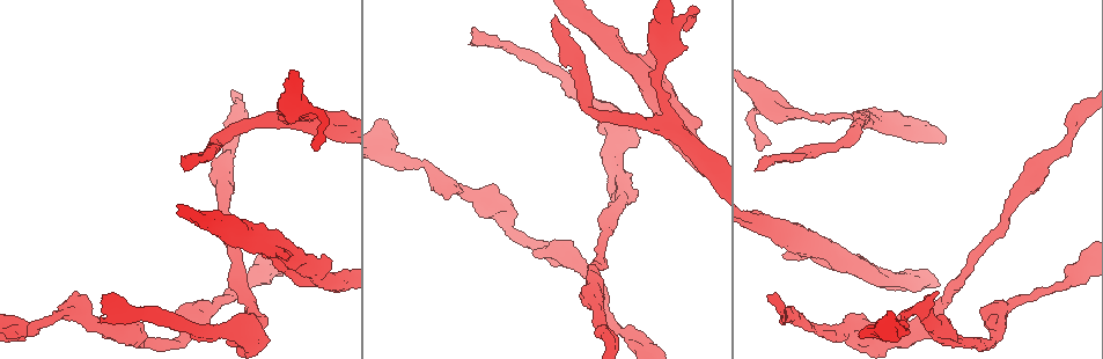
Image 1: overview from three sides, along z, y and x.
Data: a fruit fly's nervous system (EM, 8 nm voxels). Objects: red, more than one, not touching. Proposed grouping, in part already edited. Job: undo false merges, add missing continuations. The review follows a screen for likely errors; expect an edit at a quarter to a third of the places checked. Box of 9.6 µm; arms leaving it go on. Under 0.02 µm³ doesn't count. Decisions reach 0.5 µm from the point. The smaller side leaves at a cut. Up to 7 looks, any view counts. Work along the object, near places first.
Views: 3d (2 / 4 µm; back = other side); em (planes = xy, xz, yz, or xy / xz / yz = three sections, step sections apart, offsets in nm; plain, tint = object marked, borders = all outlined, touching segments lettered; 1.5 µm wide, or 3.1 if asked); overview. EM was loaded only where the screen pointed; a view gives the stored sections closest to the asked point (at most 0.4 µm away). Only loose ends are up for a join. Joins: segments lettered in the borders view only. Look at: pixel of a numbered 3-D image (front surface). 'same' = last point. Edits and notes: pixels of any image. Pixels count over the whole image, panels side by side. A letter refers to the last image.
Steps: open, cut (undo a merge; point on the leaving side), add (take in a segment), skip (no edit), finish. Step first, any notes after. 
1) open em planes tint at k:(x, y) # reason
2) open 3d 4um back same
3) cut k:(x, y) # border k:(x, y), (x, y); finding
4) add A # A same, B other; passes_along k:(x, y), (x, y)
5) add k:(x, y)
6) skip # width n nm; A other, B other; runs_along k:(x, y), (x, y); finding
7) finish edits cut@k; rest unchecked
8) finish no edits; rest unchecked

open em xy step 4 borders at 1:(313, 148)

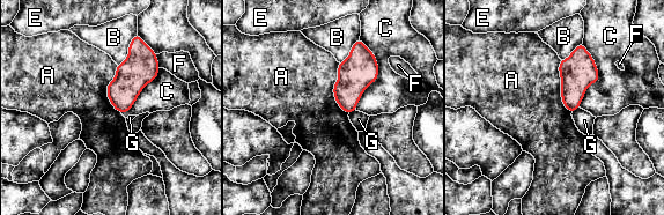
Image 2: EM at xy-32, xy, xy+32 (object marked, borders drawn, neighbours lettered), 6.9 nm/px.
open em planes borders same # another direction

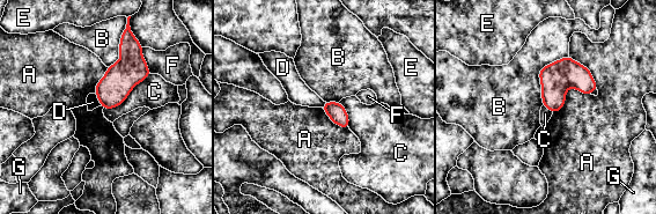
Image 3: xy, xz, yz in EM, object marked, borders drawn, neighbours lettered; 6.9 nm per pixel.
skip # A other, B other, C other, D other, E other, F other, G other; border 3:(568, 54), (539, 71), (542, 104); no lettered segment goes on from it

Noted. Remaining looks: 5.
open em planes tint at 1:(784, 255)

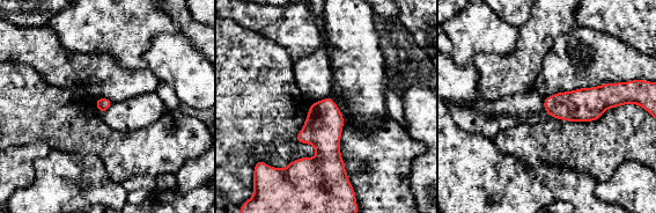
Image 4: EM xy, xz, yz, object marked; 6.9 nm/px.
open em planes borders same # what lies round it

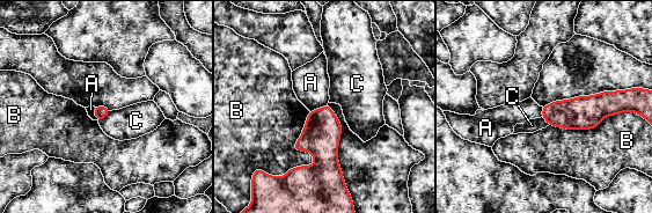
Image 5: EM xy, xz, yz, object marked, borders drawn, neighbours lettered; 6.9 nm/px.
skip # A other, B other, C other; border 5:(327, 103), (309, 111); no lettered segment goes on from it

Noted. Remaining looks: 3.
open 3d 2um at 1:(379, 123) # branch stops here

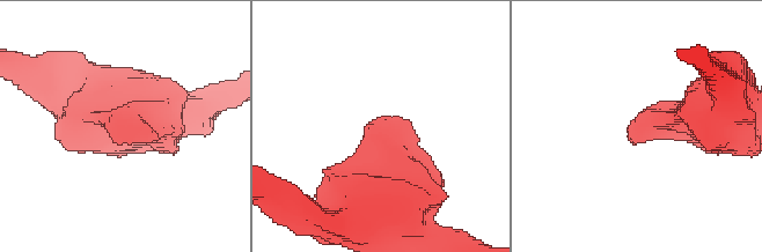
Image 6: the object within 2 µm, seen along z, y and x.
open em planes plain at 6:(122, 145)

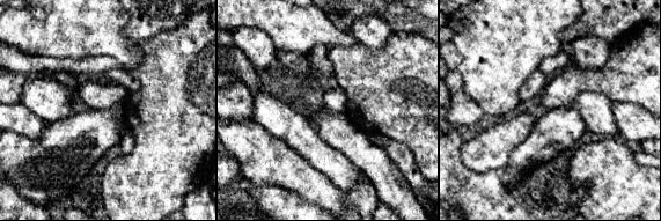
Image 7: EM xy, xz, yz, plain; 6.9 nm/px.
open em planes borders same # see the neighbours

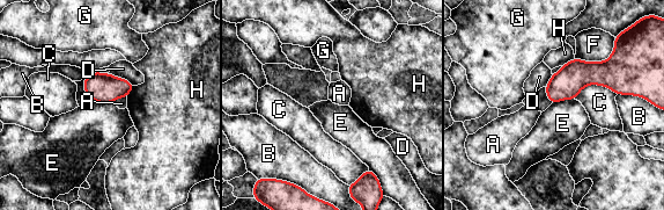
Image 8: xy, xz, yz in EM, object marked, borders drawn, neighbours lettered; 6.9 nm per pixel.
skip # A other, B other, C other, D other, E other, F other, G other, H other; border 8:(574, 98), (552, 103); no lettered segment goes on from it

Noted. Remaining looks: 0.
finish no edits; rest unchecked

